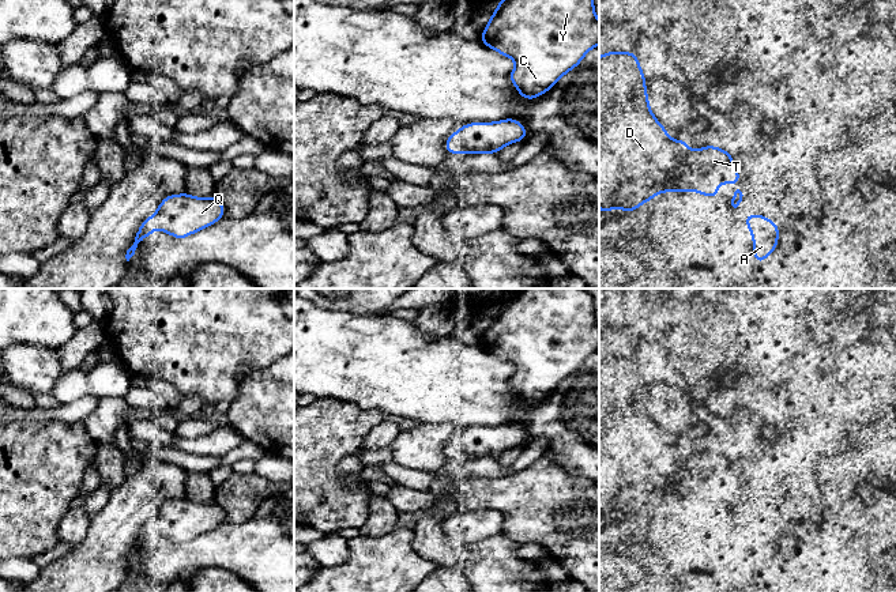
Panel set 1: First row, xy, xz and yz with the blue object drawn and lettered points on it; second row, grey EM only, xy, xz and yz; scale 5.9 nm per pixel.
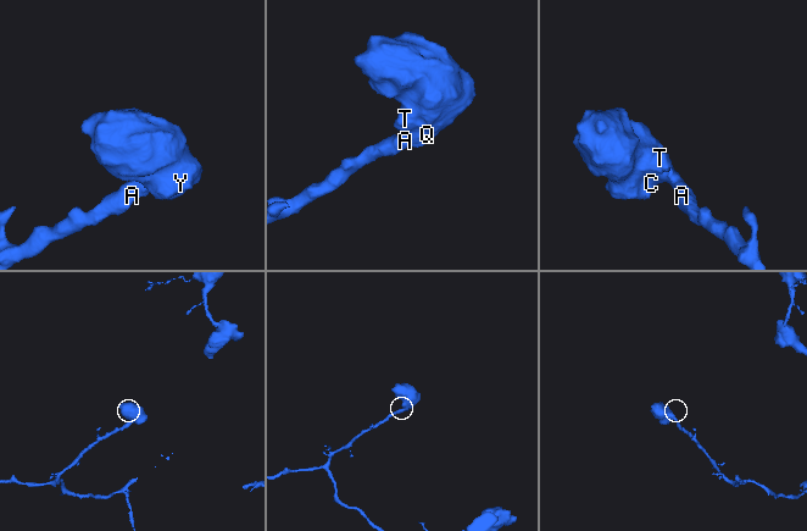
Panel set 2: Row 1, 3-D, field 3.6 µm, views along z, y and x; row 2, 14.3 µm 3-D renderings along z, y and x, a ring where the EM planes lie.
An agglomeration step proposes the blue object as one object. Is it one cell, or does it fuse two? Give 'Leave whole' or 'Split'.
Leave whole

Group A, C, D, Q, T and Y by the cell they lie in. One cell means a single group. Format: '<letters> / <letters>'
A C D Q T Y

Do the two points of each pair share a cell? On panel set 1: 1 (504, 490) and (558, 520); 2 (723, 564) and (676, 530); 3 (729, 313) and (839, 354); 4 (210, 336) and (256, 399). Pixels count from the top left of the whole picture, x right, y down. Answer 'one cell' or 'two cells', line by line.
1: one cell
2: one cell
3: one cell
4: two cells

